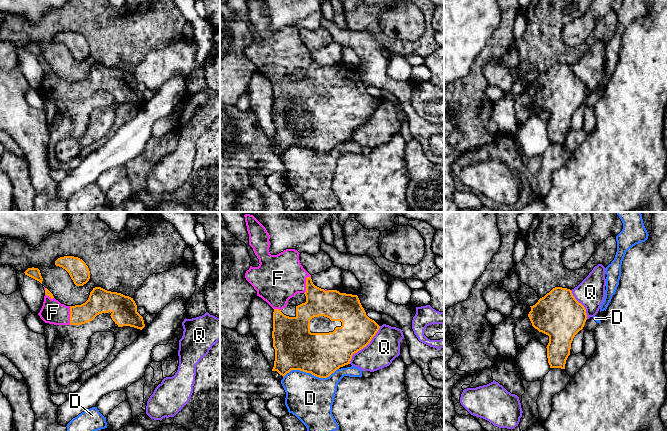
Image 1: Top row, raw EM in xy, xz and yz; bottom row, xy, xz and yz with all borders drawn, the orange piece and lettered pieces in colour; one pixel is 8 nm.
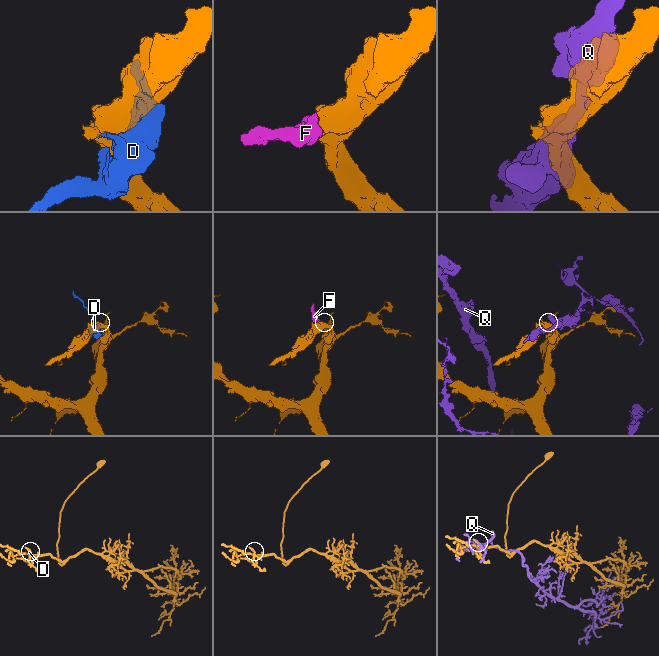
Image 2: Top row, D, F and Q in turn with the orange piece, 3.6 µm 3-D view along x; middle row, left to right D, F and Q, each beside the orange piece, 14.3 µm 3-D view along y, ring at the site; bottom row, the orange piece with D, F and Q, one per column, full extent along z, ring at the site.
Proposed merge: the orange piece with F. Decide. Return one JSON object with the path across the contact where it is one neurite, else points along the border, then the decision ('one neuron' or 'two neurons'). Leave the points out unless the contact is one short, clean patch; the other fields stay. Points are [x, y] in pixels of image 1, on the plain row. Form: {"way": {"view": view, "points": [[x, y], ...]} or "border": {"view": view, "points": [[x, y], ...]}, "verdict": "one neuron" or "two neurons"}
{"verdict": "one neuron"}

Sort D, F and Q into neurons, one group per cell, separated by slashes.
D / F / Q

